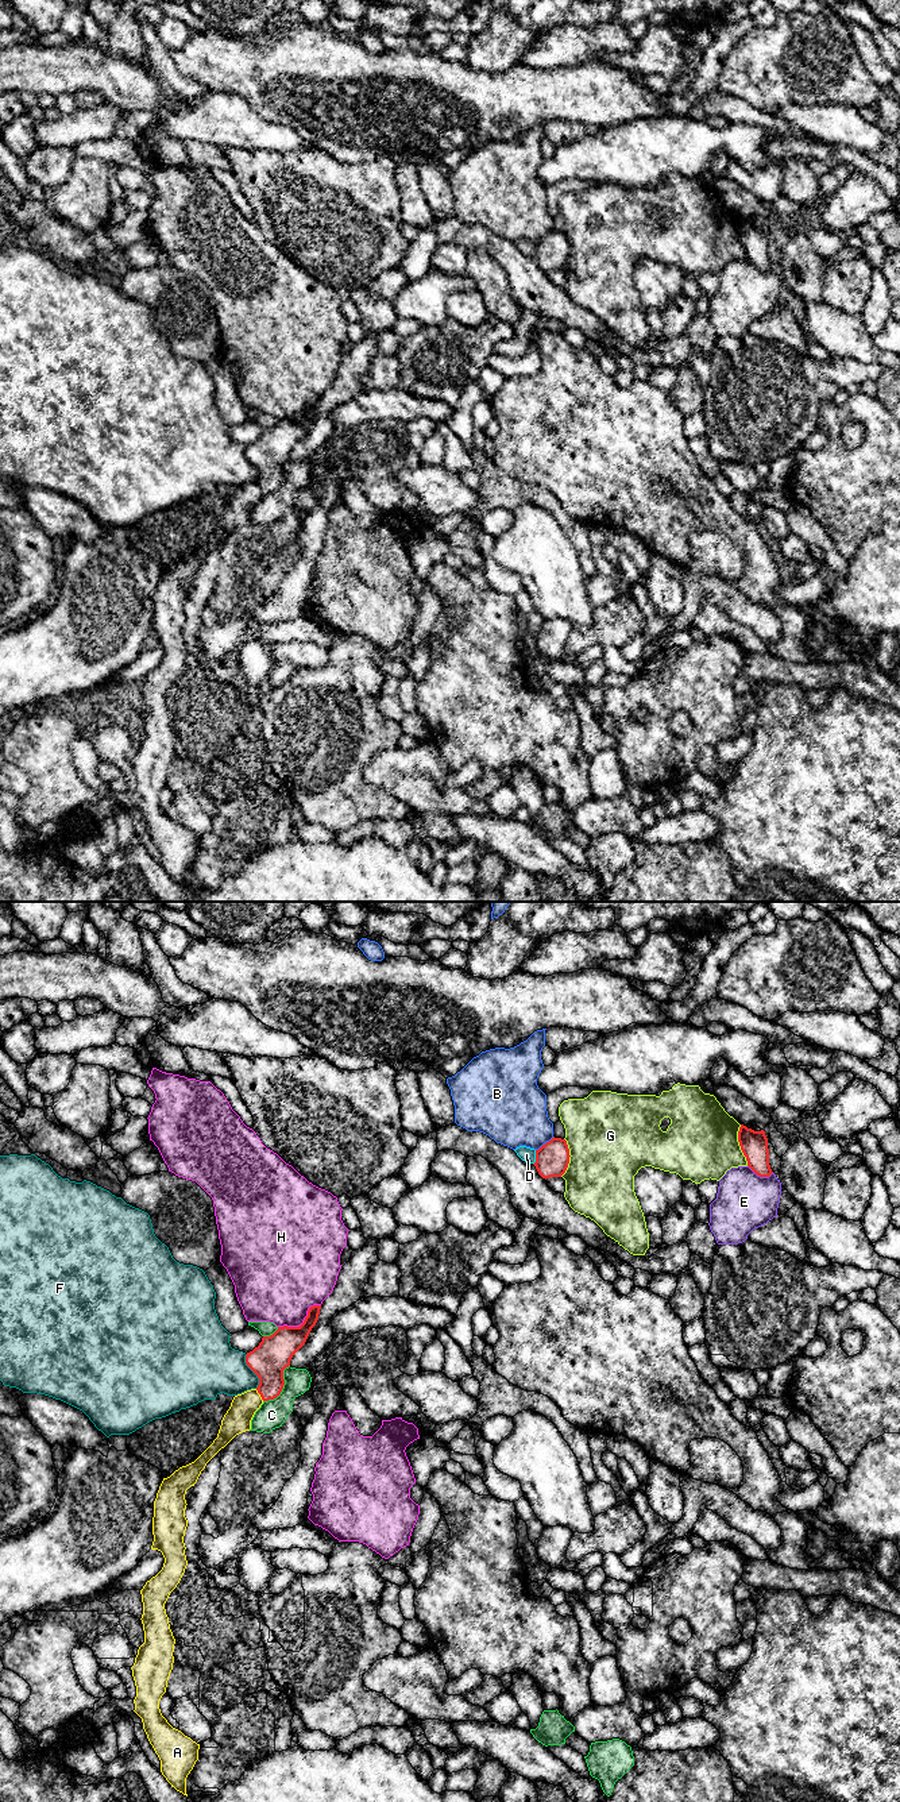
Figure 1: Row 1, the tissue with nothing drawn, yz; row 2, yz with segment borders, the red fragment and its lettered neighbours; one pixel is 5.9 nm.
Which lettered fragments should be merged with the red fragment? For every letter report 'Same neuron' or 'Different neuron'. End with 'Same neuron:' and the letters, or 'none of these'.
A: Same neuron
B: Different neuron
C: Different neuron
D: Different neuron
E: Different neuron
F: Different neuron
G: Different neuron
H: Different neuron
Same neuron: A

